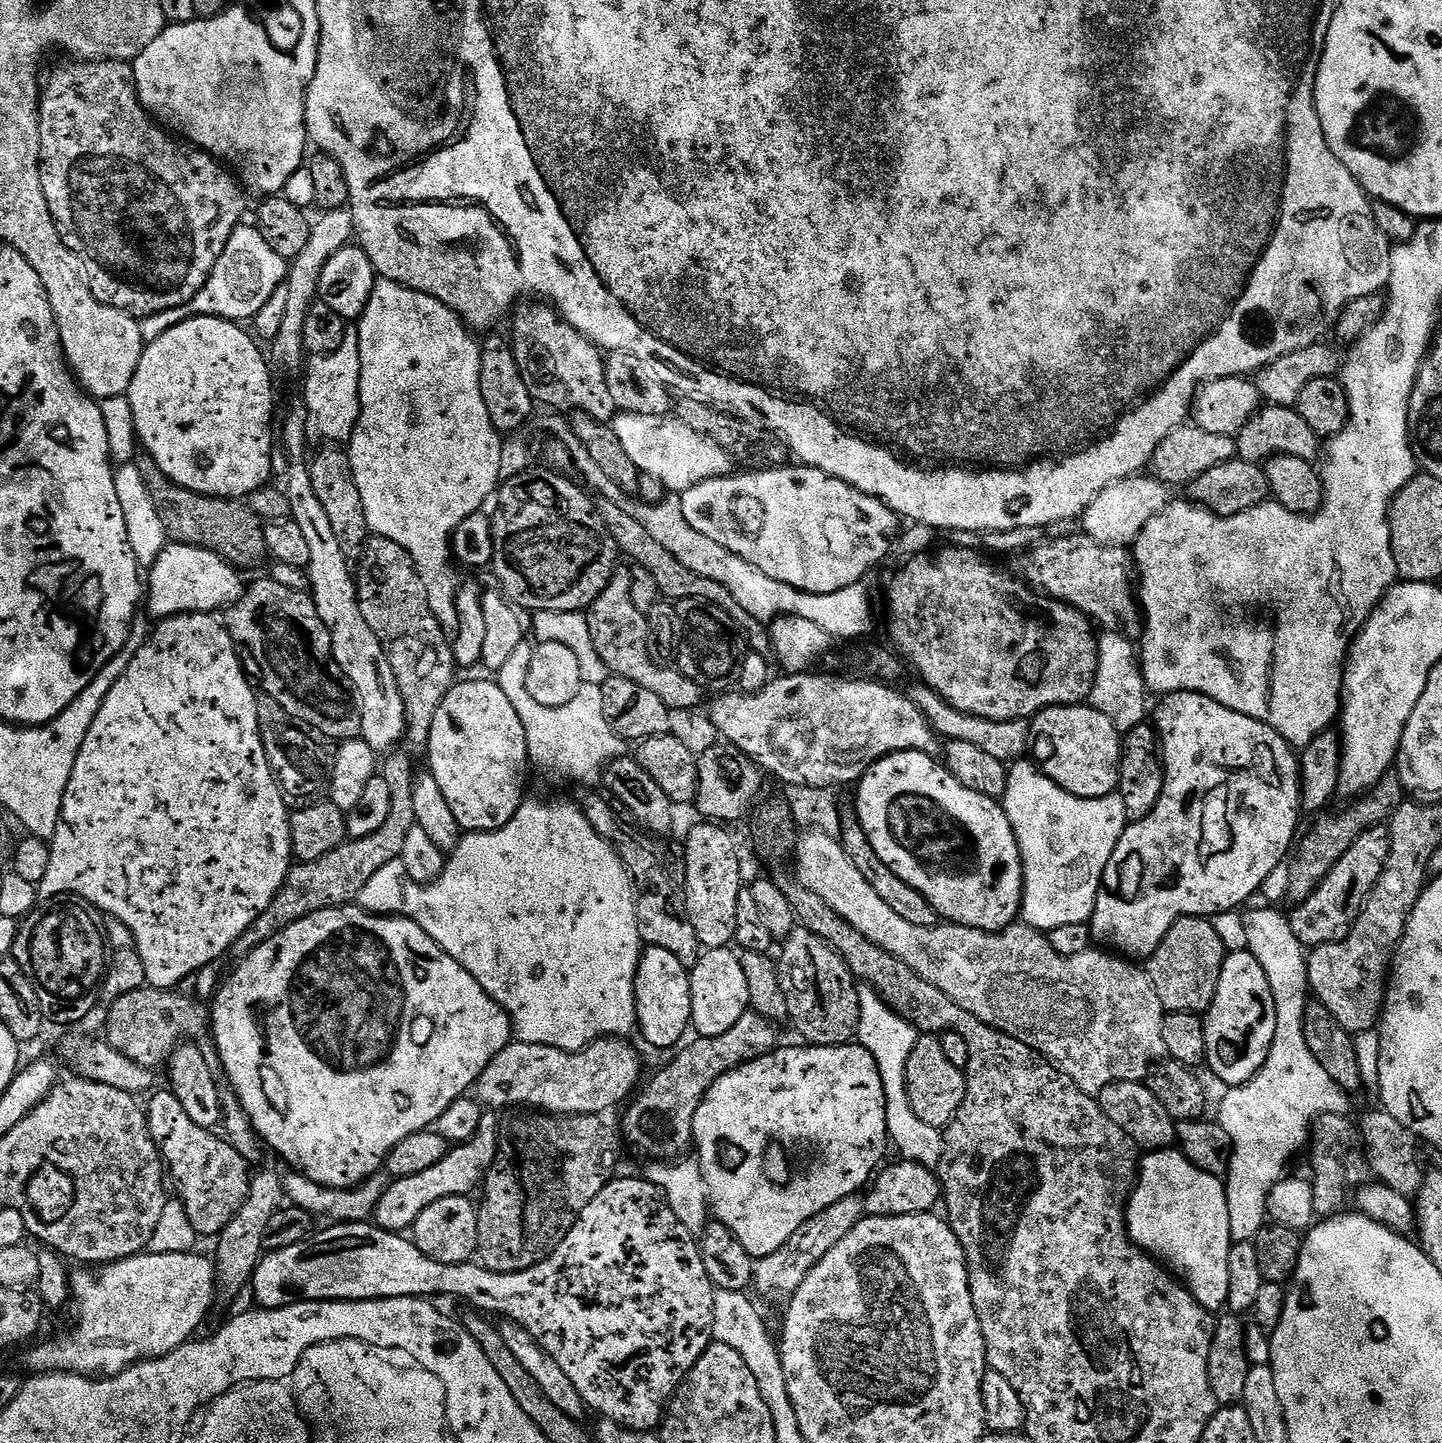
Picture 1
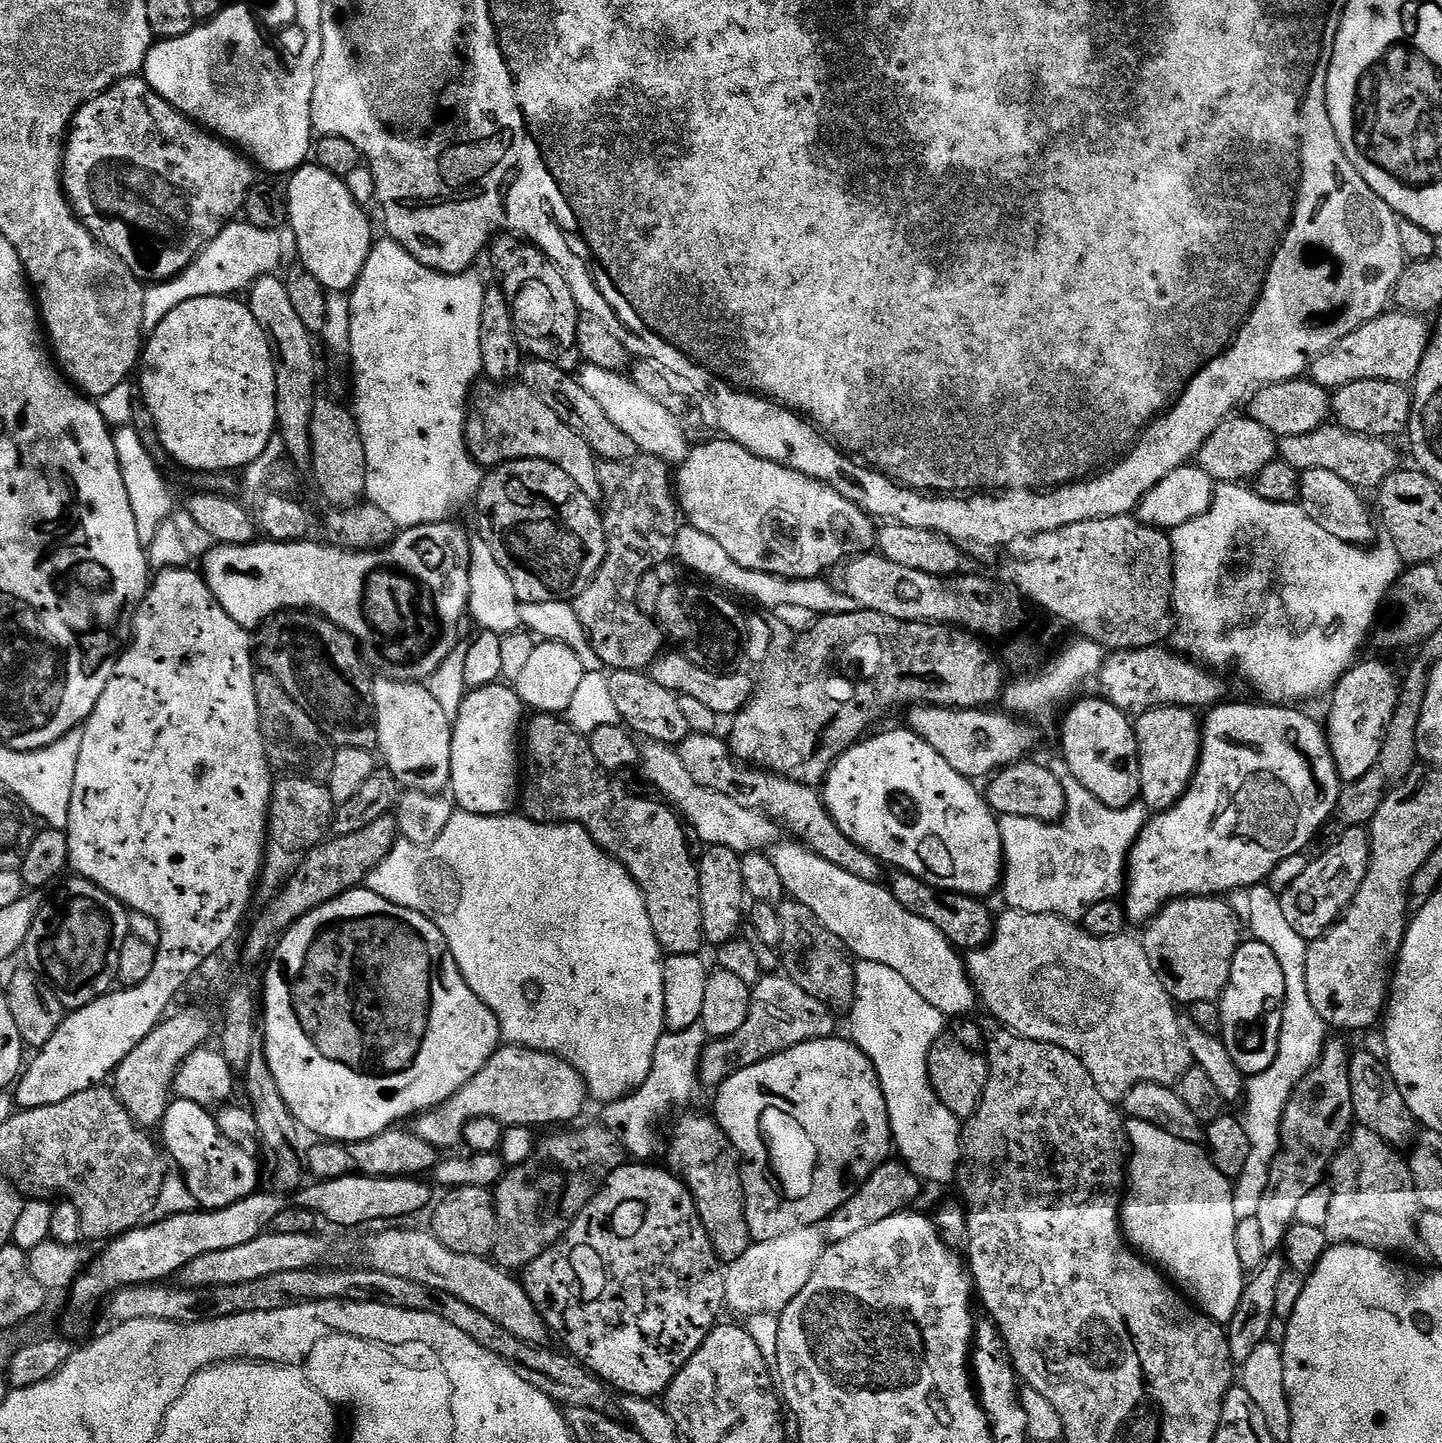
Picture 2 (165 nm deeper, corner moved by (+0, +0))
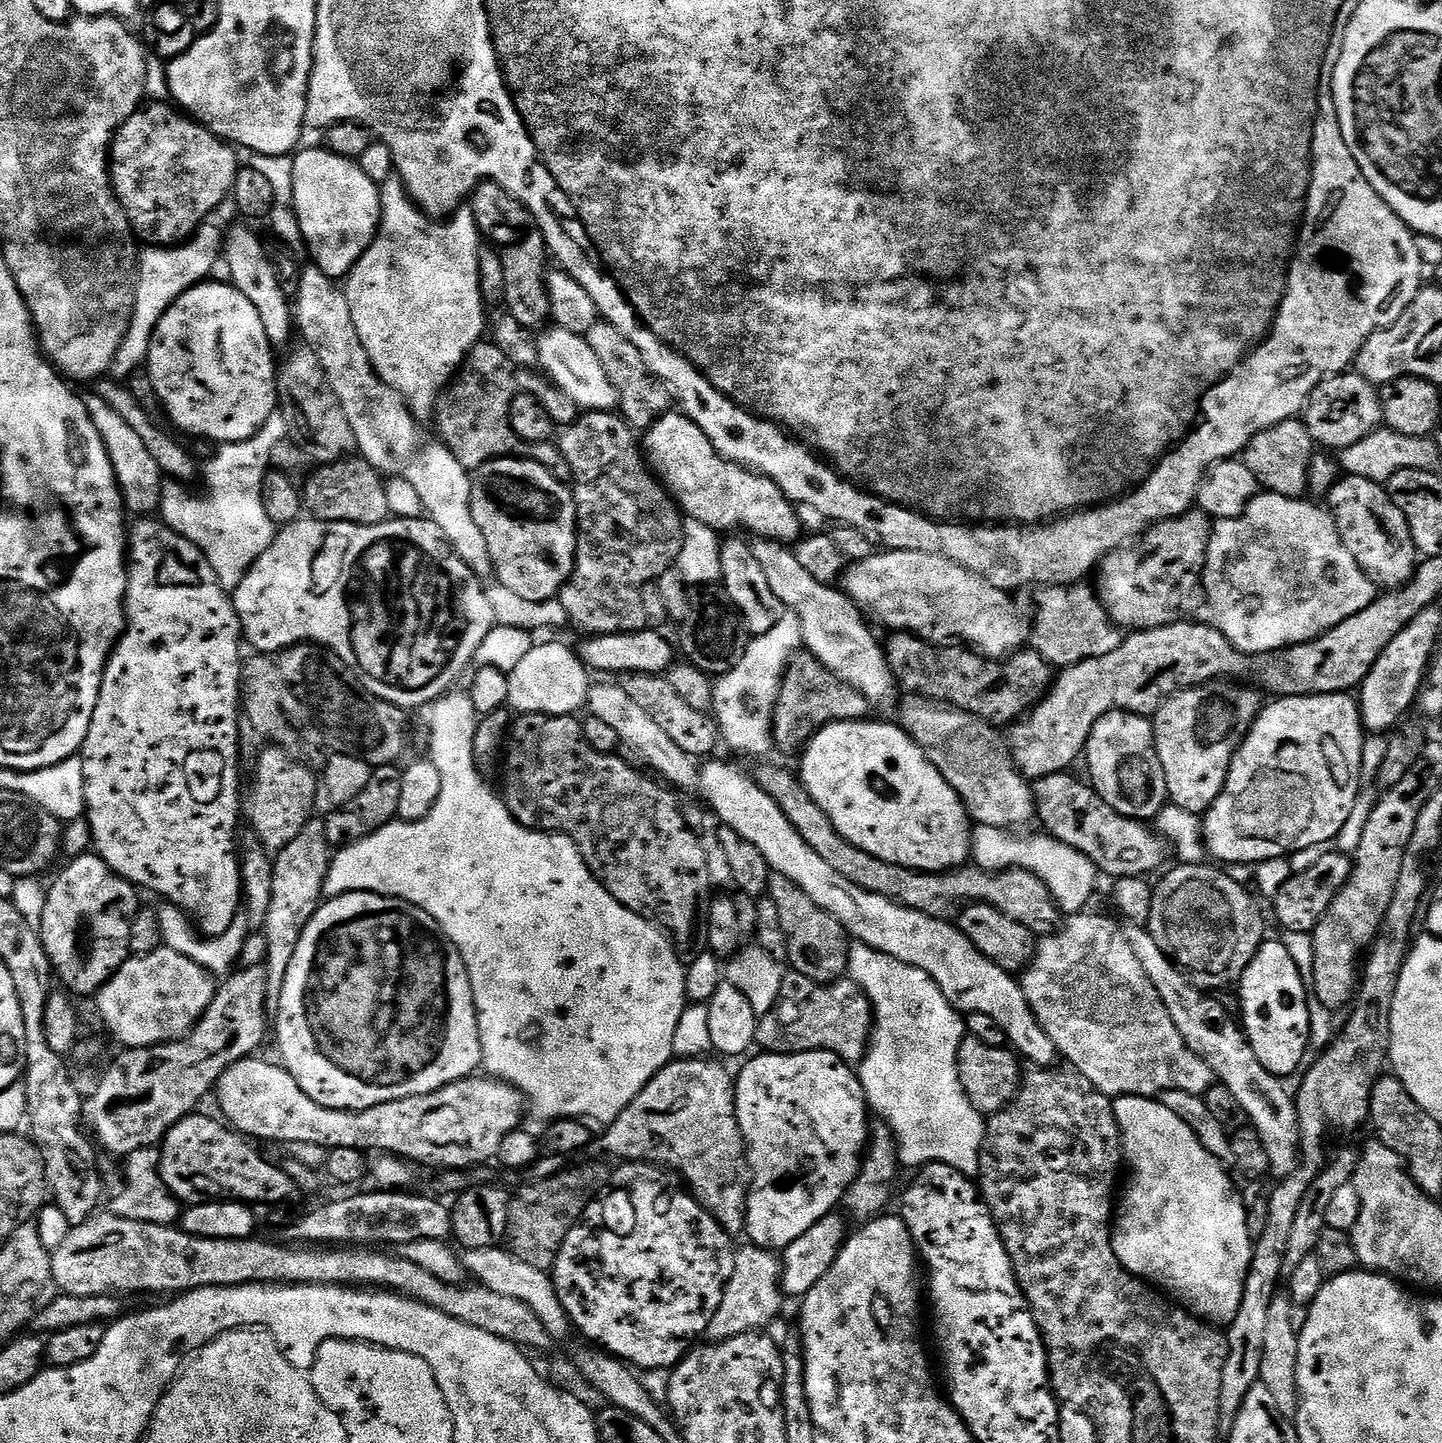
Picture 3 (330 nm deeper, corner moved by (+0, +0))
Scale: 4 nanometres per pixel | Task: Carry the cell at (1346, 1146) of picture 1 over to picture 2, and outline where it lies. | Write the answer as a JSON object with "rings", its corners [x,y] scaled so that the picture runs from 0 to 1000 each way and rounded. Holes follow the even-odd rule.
{"rings":[[[938,781],[922,807],[924,832],[918,850],[922,863],[941,862],[960,869],[969,869],[985,862],[983,849],[986,838],[983,825],[976,803],[968,798],[970,798],[956,789],[953,783]]]}

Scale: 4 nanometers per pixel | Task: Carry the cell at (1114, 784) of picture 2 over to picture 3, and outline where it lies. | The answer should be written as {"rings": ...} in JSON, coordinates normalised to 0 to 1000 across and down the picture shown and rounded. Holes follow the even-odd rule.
{"rings":[[[768,493],[759,500],[759,506],[756,506],[755,512],[754,540],[767,559],[773,559],[775,564],[784,568],[798,569],[798,565],[804,566],[807,557],[811,556],[809,538],[806,536],[806,528],[803,528],[799,502],[800,500],[795,496],[788,496],[785,493]]]}

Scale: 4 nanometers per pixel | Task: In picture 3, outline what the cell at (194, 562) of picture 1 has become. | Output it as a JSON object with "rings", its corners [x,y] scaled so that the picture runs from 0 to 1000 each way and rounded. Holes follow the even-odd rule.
{"rings":[[[209,359],[202,363],[198,363],[191,369],[189,378],[175,392],[173,392],[167,405],[160,411],[161,419],[166,429],[166,437],[169,443],[175,446],[177,451],[180,453],[193,453],[198,449],[202,449],[205,446],[214,445],[226,448],[243,466],[250,471],[251,475],[257,478],[262,484],[270,486],[273,489],[281,492],[299,489],[300,486],[309,482],[314,476],[313,474],[327,460],[327,457],[334,454],[334,449],[337,445],[338,440],[343,435],[341,421],[338,416],[338,412],[334,400],[330,399],[320,389],[320,387],[312,378],[312,376],[307,370],[305,365],[296,359],[277,360],[270,359],[262,364],[248,364],[241,361],[222,361],[217,359]]]}

